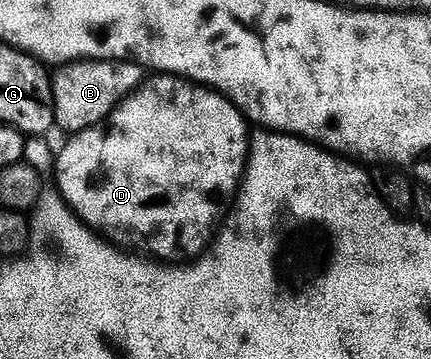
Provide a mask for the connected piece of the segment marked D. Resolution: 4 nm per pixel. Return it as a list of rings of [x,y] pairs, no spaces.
[[[156,73],[148,77],[139,89],[134,90],[128,98],[119,103],[119,107],[107,119],[105,128],[82,130],[81,133],[66,139],[67,147],[60,154],[58,151],[57,161],[53,166],[54,173],[59,173],[58,193],[63,195],[67,205],[78,214],[79,219],[86,226],[90,226],[96,232],[105,232],[108,239],[124,238],[128,242],[126,245],[131,248],[148,246],[152,250],[150,253],[159,260],[194,260],[210,247],[213,235],[217,230],[217,223],[225,214],[223,206],[232,205],[233,195],[242,183],[243,173],[247,170],[247,151],[249,149],[247,126],[249,127],[249,122],[245,115],[231,103],[231,99],[224,98],[219,91],[173,74]]]

